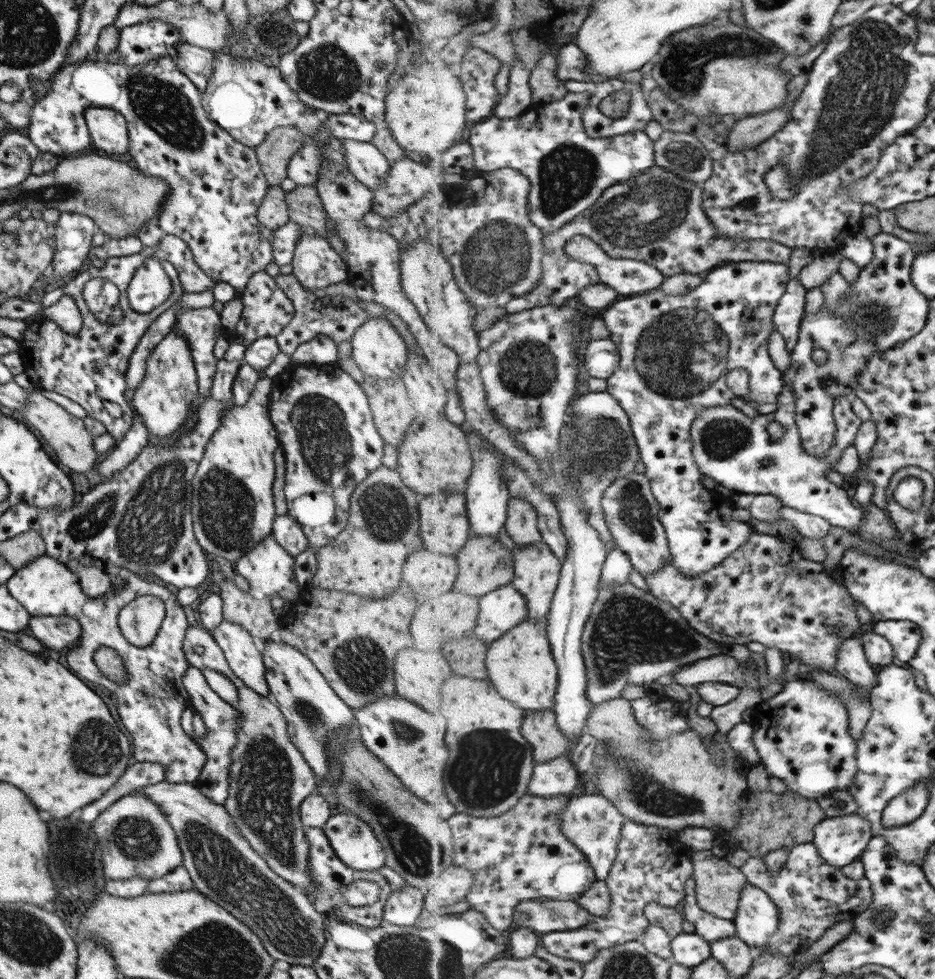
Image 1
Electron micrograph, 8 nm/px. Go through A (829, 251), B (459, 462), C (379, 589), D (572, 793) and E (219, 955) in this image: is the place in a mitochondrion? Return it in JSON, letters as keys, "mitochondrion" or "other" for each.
{"A":"other","B":"other","C":"other","D":"other","E":"mitochondrion"}

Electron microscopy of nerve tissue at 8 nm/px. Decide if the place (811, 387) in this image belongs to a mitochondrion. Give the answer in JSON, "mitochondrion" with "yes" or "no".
{"mitochondrion":"no"}

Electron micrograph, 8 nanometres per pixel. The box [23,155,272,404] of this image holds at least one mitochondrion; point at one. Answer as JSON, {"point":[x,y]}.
{"point":[108,206]}

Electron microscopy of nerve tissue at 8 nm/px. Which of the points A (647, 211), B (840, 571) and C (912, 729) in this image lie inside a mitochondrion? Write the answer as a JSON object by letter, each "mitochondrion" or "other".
{"A":"mitochondrion","B":"other","C":"other"}

